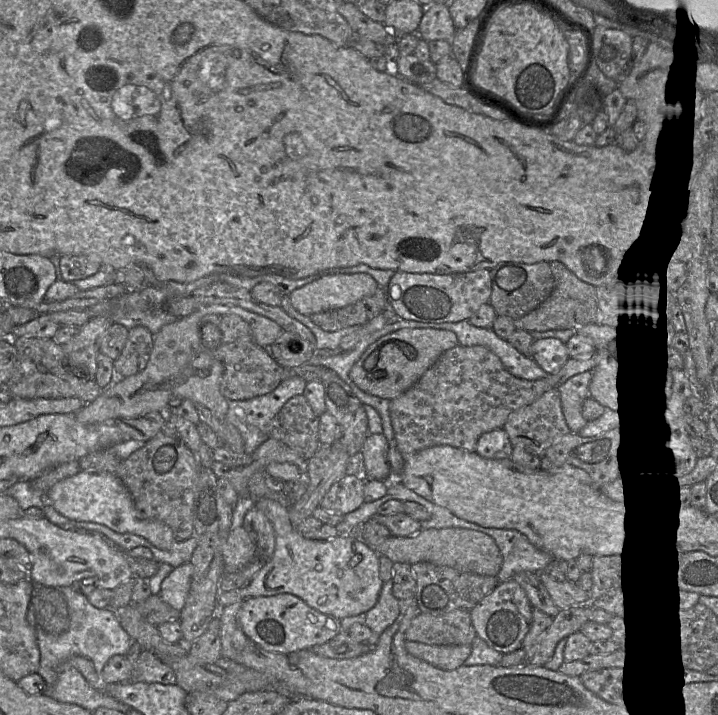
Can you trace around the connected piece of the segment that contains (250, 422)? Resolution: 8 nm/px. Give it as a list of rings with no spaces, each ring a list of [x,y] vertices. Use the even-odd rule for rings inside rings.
[[[291,376],[280,382],[270,393],[248,400],[229,400],[227,422],[237,428],[241,434],[245,453],[252,454],[268,439],[265,433],[266,425],[281,410],[284,404],[296,395],[303,395],[307,382],[298,377]],[[241,408],[245,412],[246,422],[240,420],[235,409]]]

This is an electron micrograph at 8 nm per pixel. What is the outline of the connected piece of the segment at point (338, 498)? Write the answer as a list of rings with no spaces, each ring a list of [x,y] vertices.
[[[345,474],[336,481],[320,502],[330,512],[346,515],[358,509],[364,501],[365,478]]]

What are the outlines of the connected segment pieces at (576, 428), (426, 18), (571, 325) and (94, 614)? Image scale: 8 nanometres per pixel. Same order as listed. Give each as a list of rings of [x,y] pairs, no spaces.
[[[590,370],[577,374],[557,388],[567,425],[575,434],[578,434],[587,423],[583,417],[582,407],[584,401],[590,396],[589,386],[592,374]]]
[[[434,3],[424,9],[417,34],[426,41],[451,40],[456,32],[448,4]]]
[[[557,261],[549,263],[555,279],[555,288],[551,295],[538,308],[514,320],[516,329],[527,332],[545,332],[548,330],[576,329],[587,324],[596,324],[596,287],[580,280],[562,263]]]
[[[71,586],[58,589],[65,597],[68,606],[70,617],[68,629],[61,635],[51,635],[41,627],[35,627],[40,650],[40,666],[37,673],[43,677],[47,684],[47,690],[55,684],[59,666],[72,657],[82,656],[88,658],[100,675],[112,656],[127,655],[134,642],[121,626],[116,611],[110,607],[103,609],[94,607],[87,596],[76,592]]]

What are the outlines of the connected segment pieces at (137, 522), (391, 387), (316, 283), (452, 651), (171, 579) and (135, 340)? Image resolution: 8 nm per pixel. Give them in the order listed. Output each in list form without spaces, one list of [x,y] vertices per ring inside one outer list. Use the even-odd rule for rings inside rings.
[[[81,471],[54,484],[47,492],[47,502],[71,520],[99,523],[117,533],[135,534],[161,550],[170,550],[176,541],[168,525],[139,516],[130,492],[116,473]]]
[[[399,329],[368,346],[350,371],[351,380],[368,394],[393,400],[406,392],[447,350],[458,346],[457,336],[445,329]]]
[[[326,273],[295,289],[288,299],[299,313],[311,316],[354,304],[373,295],[378,287],[367,273]]]
[[[406,641],[405,648],[411,655],[443,670],[455,670],[464,665],[472,645],[428,645]]]
[[[191,562],[175,567],[161,583],[160,598],[181,611],[190,591],[193,572],[194,566]]]
[[[144,326],[128,329],[126,344],[114,360],[116,379],[135,375],[145,369],[153,347],[153,335]]]

